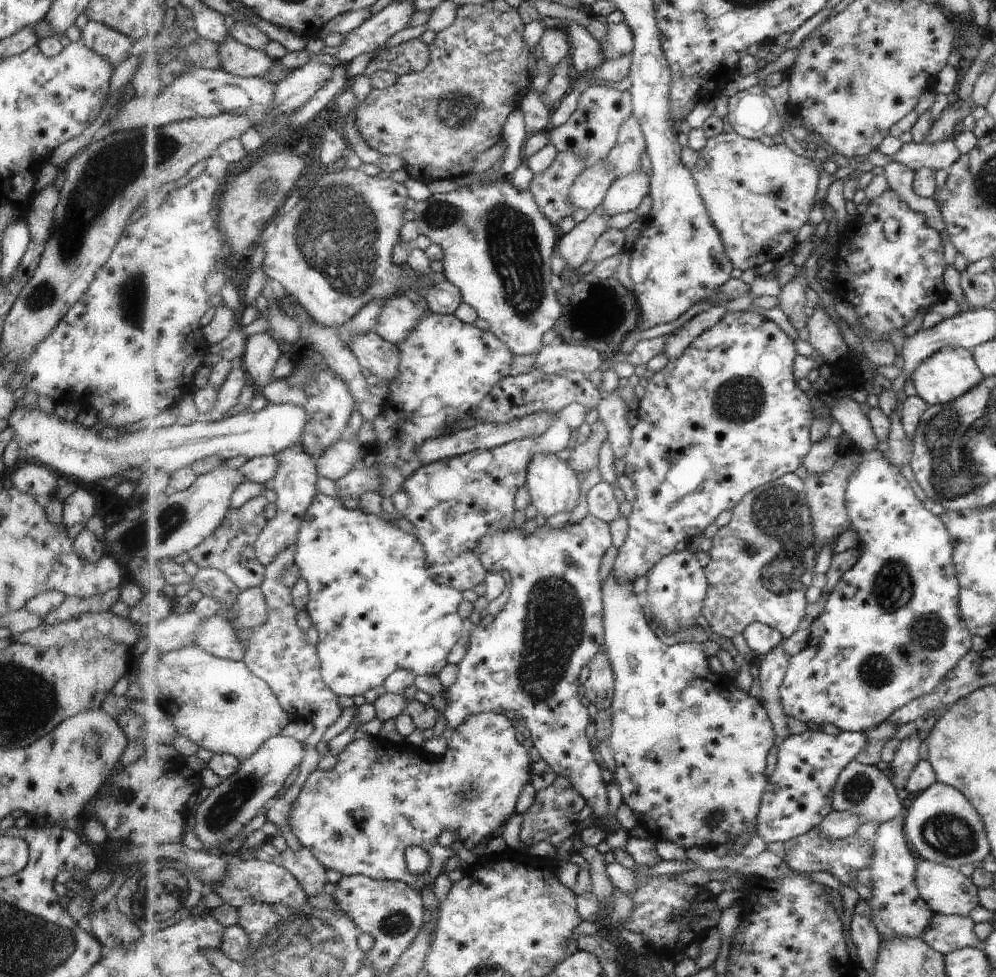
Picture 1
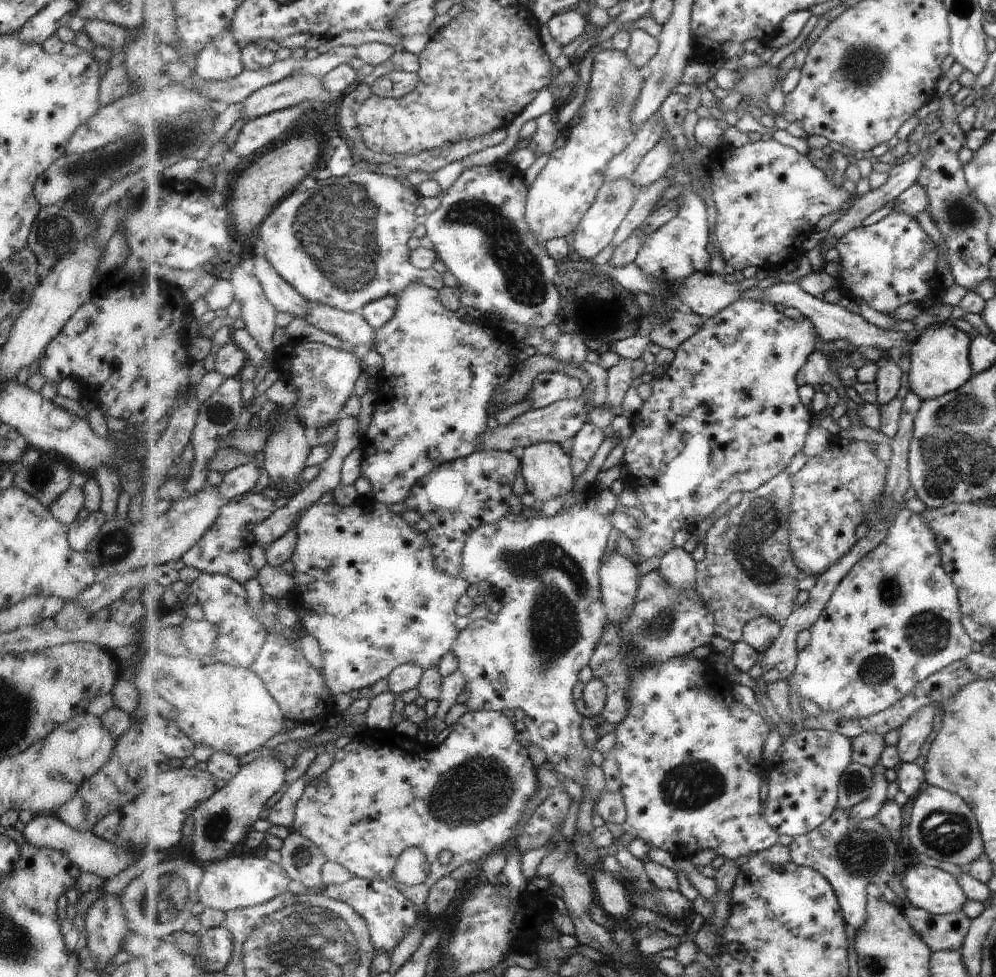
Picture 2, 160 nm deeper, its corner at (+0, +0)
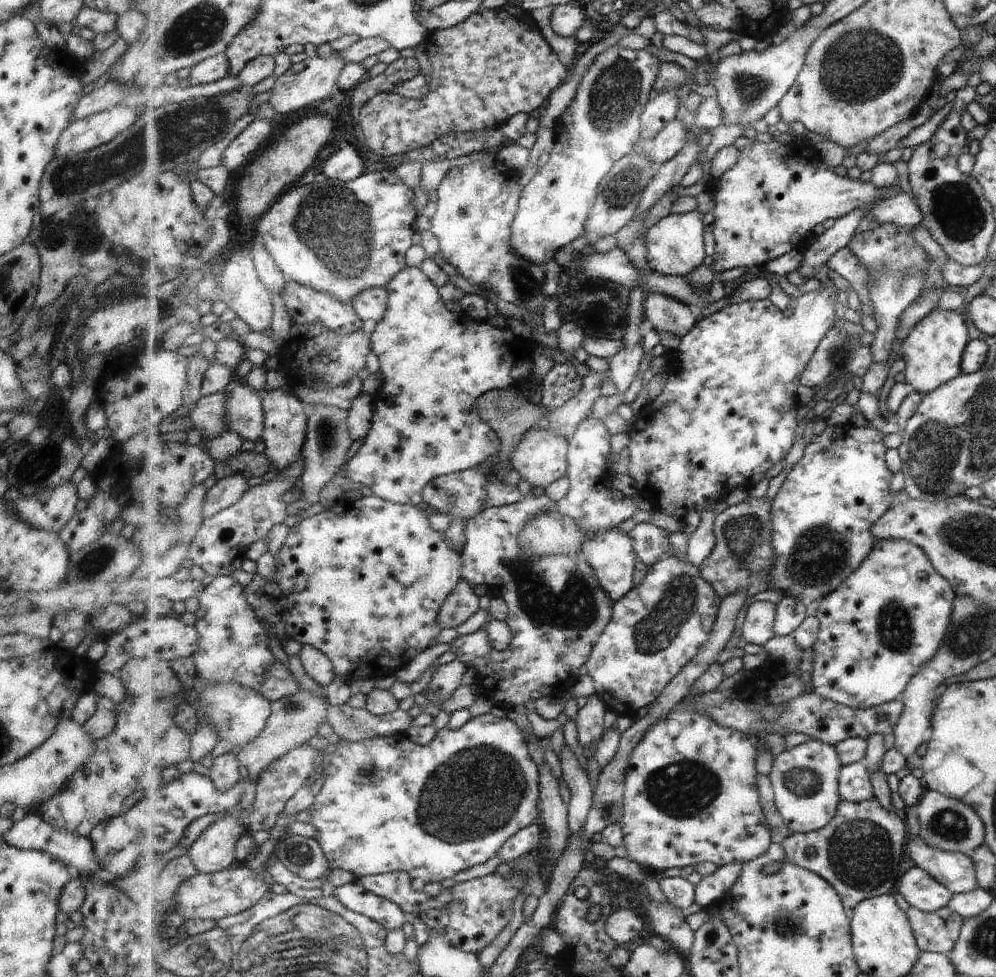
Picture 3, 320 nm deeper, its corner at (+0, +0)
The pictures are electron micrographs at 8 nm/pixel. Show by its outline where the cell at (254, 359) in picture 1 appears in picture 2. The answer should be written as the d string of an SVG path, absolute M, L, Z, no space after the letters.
M241 263L232 268L231 282L235 286L237 301L243 304L241 318L244 320L245 329L259 349L271 360L276 352L273 336L275 334L276 307L265 296L264 287L255 275L249 274Z

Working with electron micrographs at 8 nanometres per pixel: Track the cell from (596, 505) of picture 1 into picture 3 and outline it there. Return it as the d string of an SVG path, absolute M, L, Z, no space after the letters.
M641 519L630 531L629 536L633 538L633 548L638 559L645 562L647 568L670 556L670 534L657 528L655 524L648 524Z

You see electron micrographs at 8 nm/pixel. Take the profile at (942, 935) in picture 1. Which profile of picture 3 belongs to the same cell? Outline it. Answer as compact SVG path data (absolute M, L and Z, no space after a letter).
M910 906L906 913L922 951L948 954L952 950L962 925L958 914L946 906L930 913Z

